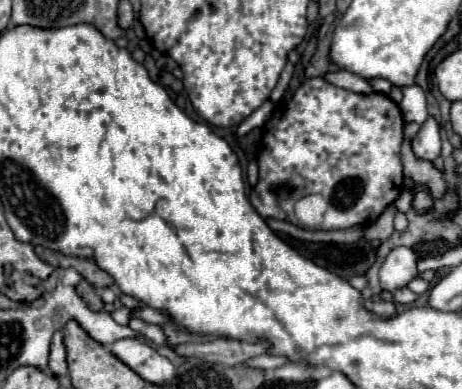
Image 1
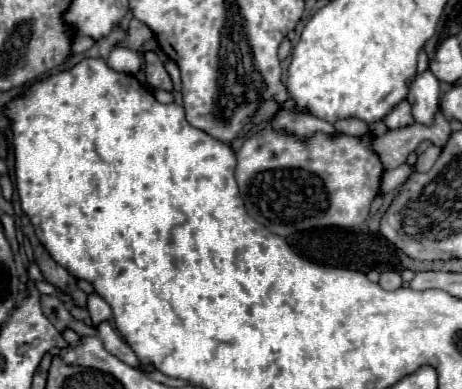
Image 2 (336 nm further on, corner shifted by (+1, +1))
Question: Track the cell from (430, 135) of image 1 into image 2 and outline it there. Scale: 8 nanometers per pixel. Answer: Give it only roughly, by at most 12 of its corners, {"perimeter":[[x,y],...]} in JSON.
{"perimeter":[[430,70],[414,78],[408,102],[416,124],[432,126],[440,82]]}

